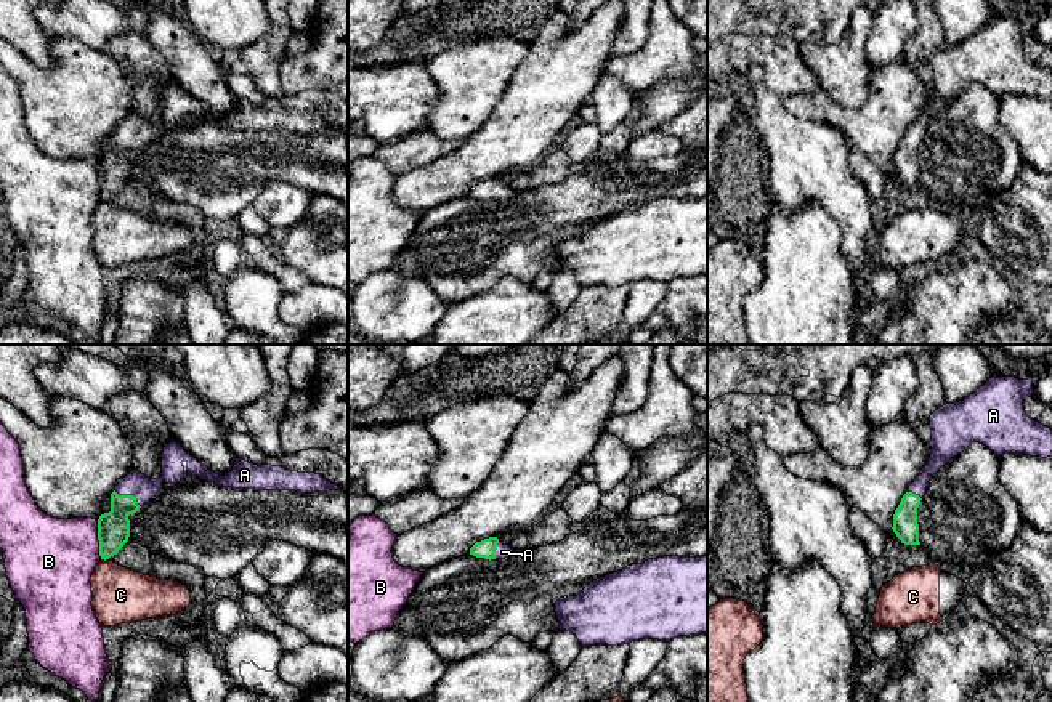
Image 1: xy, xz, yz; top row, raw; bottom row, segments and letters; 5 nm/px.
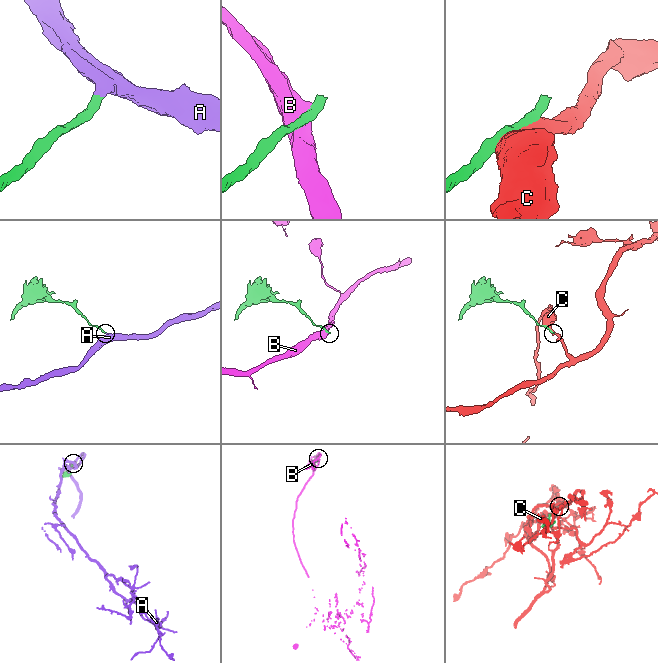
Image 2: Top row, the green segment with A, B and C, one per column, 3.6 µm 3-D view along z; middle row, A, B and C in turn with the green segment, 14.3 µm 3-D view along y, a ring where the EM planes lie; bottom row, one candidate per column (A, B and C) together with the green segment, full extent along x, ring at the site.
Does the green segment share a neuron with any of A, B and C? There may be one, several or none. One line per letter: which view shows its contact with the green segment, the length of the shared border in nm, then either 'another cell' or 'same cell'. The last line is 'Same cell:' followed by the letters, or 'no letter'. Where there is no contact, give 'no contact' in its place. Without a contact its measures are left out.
A: meets green in xy; contact 160 nm long; same cell
B: meets green in xy; contact 200 nm long; another cell
C: meets green in xy; contact 30 nm long; another cell
Same cell: A

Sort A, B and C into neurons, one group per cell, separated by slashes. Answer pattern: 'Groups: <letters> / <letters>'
Groups: A / B / C

